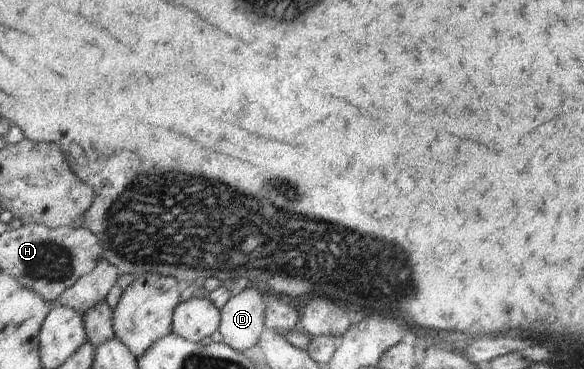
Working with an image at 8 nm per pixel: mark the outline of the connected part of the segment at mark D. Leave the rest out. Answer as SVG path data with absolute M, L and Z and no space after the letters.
M243 289L221 309L220 334L222 340L239 352L258 346L266 329L267 303L265 290Z

